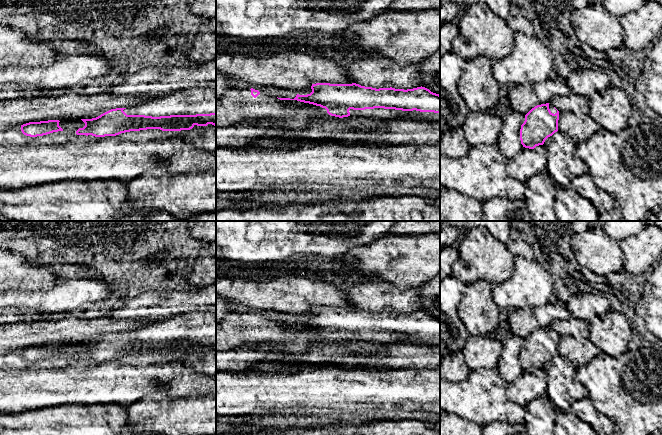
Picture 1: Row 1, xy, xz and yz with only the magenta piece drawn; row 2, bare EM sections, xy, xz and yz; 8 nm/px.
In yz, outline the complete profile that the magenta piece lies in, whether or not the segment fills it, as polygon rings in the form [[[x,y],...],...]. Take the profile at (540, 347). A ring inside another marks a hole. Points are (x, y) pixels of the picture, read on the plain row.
[[[550,327],[537,329],[526,339],[521,349],[520,364],[525,372],[534,373],[558,355],[559,335]]]

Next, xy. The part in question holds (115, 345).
[[[216,305],[182,313],[162,321],[145,323],[143,327],[129,332],[111,333],[96,342],[81,344],[85,350],[79,352],[76,358],[95,361],[116,360],[125,356],[147,353],[181,355],[190,354],[195,349],[216,350]]]

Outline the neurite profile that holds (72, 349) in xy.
[[[59,343],[59,350],[63,355],[76,357],[79,352],[83,352],[85,347],[81,343]]]

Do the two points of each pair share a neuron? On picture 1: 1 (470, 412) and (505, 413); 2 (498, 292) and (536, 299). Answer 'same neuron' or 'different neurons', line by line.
1: same neuron
2: same neuron

